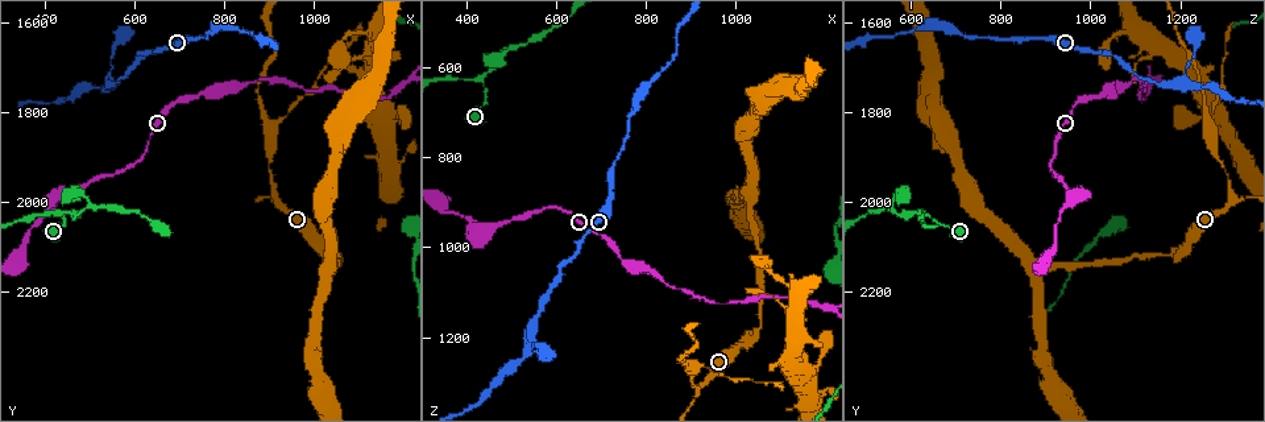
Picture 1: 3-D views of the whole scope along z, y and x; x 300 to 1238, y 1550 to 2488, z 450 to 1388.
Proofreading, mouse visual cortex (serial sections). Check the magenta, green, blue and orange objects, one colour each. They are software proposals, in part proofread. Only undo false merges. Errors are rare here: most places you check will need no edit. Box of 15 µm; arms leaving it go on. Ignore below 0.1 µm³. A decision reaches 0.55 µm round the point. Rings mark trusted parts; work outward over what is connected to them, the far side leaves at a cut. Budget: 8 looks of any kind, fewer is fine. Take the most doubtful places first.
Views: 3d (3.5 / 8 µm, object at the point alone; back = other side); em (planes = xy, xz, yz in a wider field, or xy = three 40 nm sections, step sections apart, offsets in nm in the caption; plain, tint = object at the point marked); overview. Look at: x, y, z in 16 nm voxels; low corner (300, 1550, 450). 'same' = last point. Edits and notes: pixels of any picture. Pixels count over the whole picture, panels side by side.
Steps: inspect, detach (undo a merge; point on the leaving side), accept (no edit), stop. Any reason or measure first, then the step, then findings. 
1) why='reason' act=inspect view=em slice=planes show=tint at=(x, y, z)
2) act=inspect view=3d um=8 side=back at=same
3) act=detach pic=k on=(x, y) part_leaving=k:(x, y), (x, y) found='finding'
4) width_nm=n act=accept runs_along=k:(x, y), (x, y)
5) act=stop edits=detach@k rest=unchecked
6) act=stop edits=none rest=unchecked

why='small branch off a trunk' act=inspect view=3d um=3.5 at=(890, 1820, 1260)

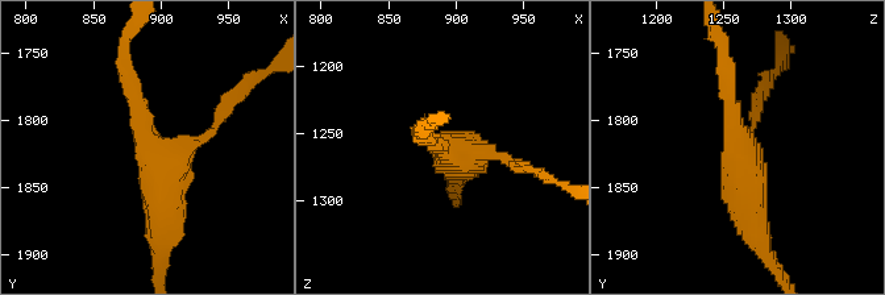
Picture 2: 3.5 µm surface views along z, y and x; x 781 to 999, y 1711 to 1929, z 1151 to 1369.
arm_widths_nm=100,200,350 act=accept runs_along=2:(763, 246), (748, 217), (728, 84) found='one cell here'

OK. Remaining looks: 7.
why='three arms meet' act=inspect view=3d um=3.5 side=back at=(1200, 1735, 1135)

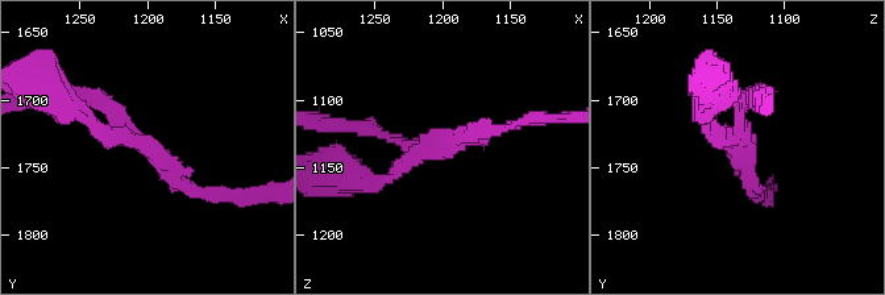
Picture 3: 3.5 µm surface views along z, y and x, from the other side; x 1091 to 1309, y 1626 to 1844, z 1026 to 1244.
arms=3 arm_widths_nm=150,150,200 why='need the tissue' act=inspect view=em slice=xy step=1 show=tint at=(1200, 1732, 1138)

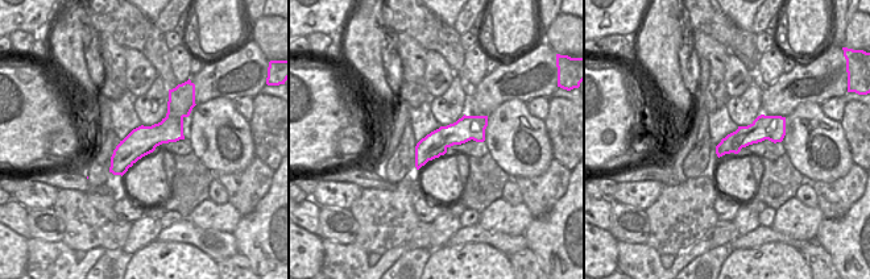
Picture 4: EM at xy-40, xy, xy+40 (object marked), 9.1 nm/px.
why='another direction' act=inspect view=em slice=xy step=5 show=tint at=same

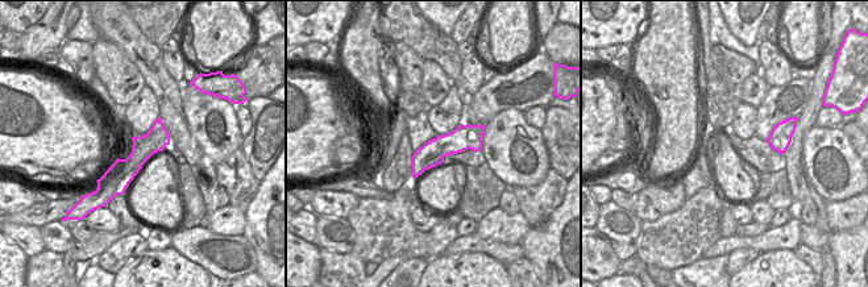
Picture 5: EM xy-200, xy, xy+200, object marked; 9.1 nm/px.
act=detach pic=3 on=(86, 113) found='a second cell is stuck on'

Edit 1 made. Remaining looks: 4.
why='abrupt turn' act=inspect view=3d um=3.5 at=(500, 2010, 560)

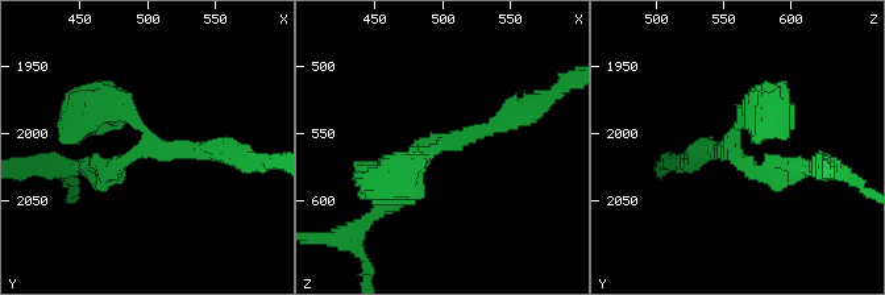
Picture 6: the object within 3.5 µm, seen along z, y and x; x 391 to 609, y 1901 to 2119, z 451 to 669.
arms=3 arm_widths_nm=200,250,350 act=inspect view=em slice=xy step=1 show=tint at=(498, 2010, 558)

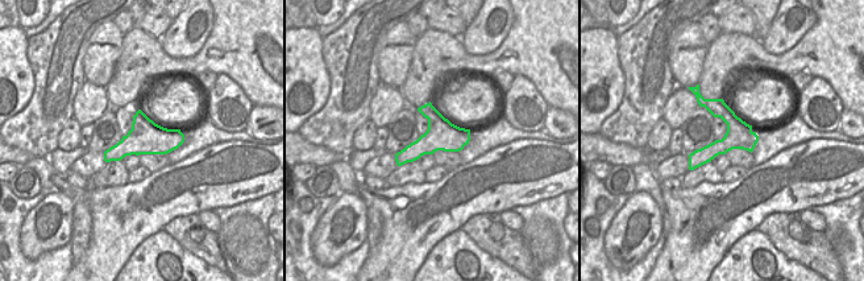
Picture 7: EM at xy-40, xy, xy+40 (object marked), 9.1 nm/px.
act=accept runs_along=6:(789, 167), (752, 171), (732, 148), (772, 107) found='continuous, no second cell'

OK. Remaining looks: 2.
act=stop edits=detach@3 rest=unchecked

